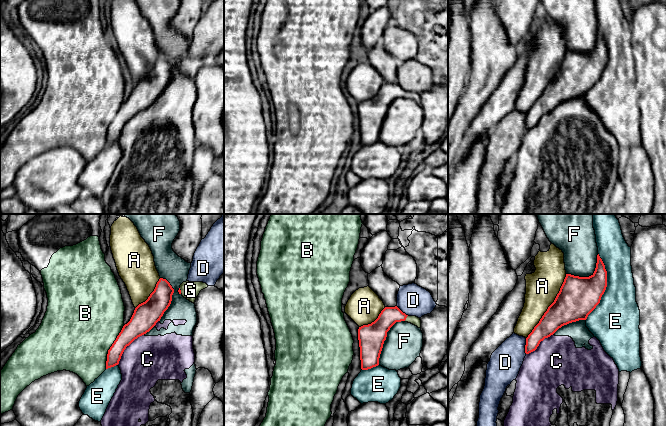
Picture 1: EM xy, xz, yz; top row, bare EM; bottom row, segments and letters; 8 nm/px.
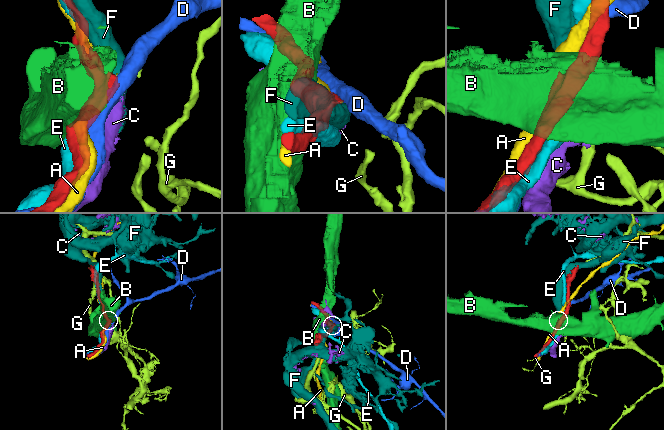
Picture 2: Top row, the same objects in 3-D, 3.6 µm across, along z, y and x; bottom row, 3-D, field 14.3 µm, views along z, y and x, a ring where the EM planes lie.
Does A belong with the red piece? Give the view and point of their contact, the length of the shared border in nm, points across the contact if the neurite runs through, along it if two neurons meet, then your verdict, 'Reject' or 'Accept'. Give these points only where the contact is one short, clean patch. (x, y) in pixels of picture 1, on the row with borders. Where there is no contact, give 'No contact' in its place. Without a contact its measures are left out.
Touches red at yz (549, 306). Shared border 600 nm. Reject

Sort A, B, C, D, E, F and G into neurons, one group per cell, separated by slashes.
A / B / C F / D / E / G

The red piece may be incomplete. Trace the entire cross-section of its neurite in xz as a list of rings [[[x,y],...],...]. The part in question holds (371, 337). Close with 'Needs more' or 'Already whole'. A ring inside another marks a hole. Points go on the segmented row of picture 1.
[[[397,306],[385,307],[374,322],[359,327],[358,340],[362,370],[368,370],[379,365],[387,332],[396,322],[401,321],[421,328],[420,318],[406,315]]]. Needs more

